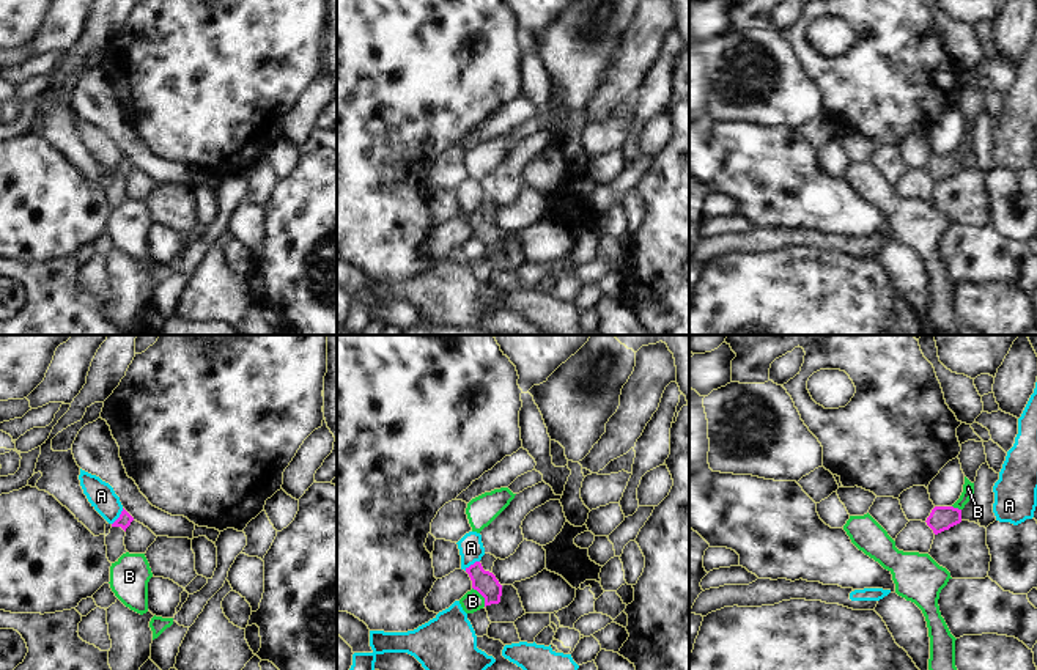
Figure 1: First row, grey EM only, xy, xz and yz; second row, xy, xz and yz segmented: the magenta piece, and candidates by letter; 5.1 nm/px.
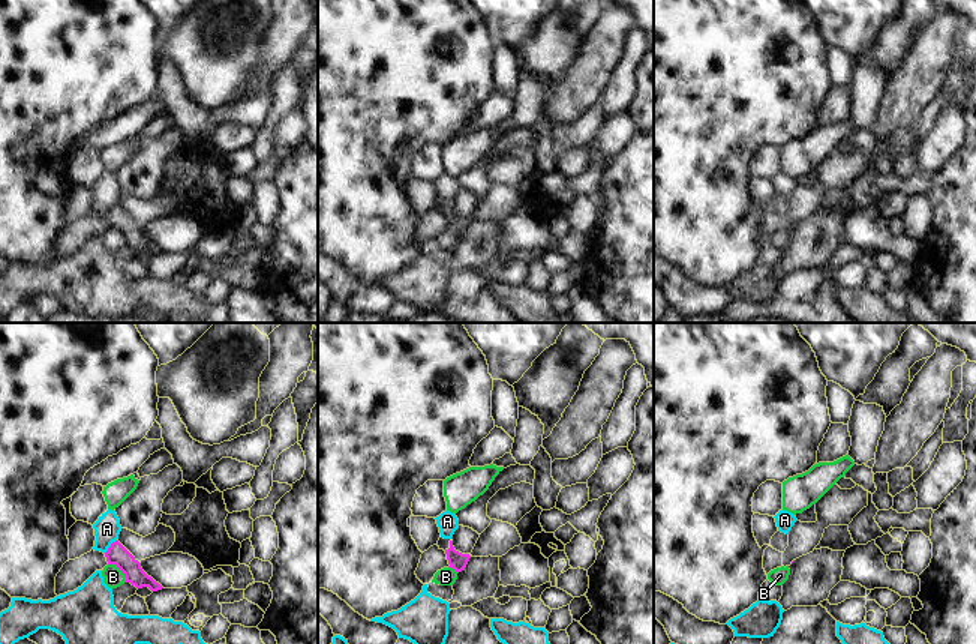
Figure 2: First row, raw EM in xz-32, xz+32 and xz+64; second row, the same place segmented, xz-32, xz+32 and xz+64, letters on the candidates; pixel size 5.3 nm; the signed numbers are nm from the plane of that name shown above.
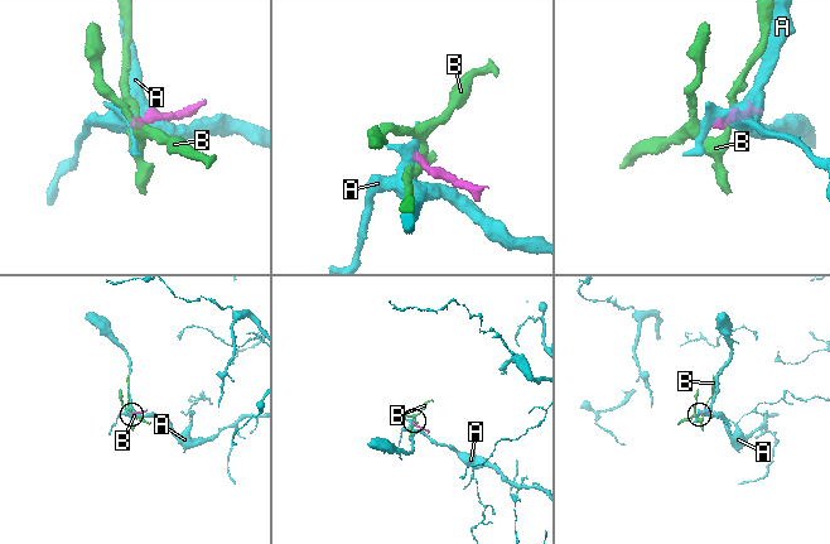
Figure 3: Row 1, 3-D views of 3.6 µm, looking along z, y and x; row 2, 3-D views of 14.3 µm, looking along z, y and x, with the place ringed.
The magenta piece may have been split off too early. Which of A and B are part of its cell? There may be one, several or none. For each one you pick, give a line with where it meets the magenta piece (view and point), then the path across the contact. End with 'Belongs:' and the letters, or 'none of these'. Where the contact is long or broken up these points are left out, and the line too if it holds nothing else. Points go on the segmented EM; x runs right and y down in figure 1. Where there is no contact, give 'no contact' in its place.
Belongs: none of these

